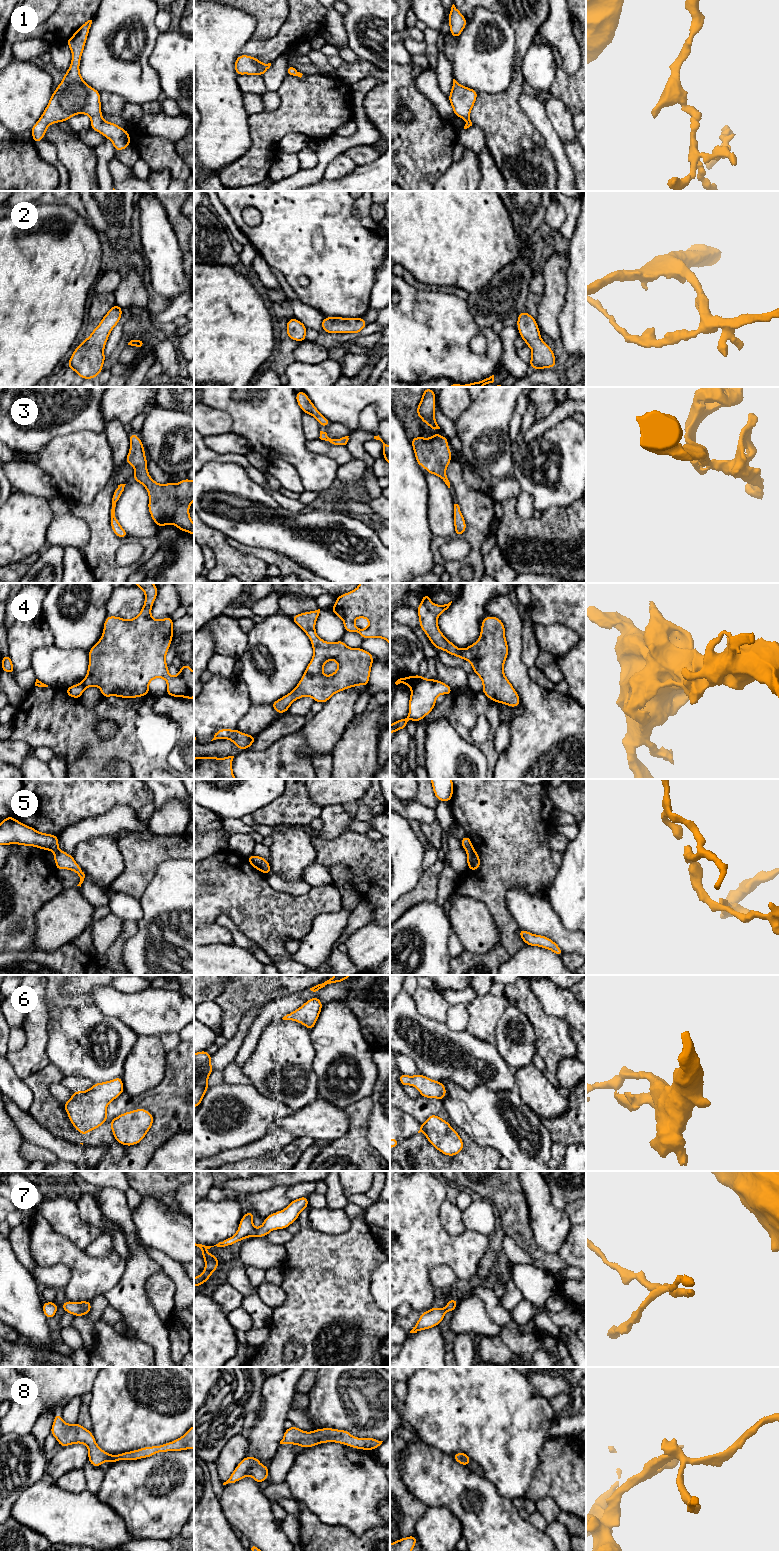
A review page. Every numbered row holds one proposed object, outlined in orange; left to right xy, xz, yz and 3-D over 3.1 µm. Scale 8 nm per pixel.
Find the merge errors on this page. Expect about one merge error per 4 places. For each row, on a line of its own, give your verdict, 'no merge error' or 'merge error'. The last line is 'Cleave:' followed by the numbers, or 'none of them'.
1: no merge error
2: no merge error
3: no merge error
4: no merge error
5: no merge error
6: no merge error
7: no merge error
8: no merge error
Cleave: none of them

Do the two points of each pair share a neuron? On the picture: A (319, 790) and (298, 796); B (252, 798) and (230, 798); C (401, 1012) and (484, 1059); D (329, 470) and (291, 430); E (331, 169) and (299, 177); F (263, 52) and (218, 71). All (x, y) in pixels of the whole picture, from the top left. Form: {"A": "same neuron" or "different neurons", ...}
{"A": "different neurons", "B": "same neuron", "C": "same neuron", "D": "same neuron", "E": "different neurons", "F": "different neurons"}

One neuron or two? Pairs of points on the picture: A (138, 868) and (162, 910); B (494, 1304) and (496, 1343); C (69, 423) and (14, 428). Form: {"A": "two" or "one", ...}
{"A": "two", "B": "two", "C": "one"}

